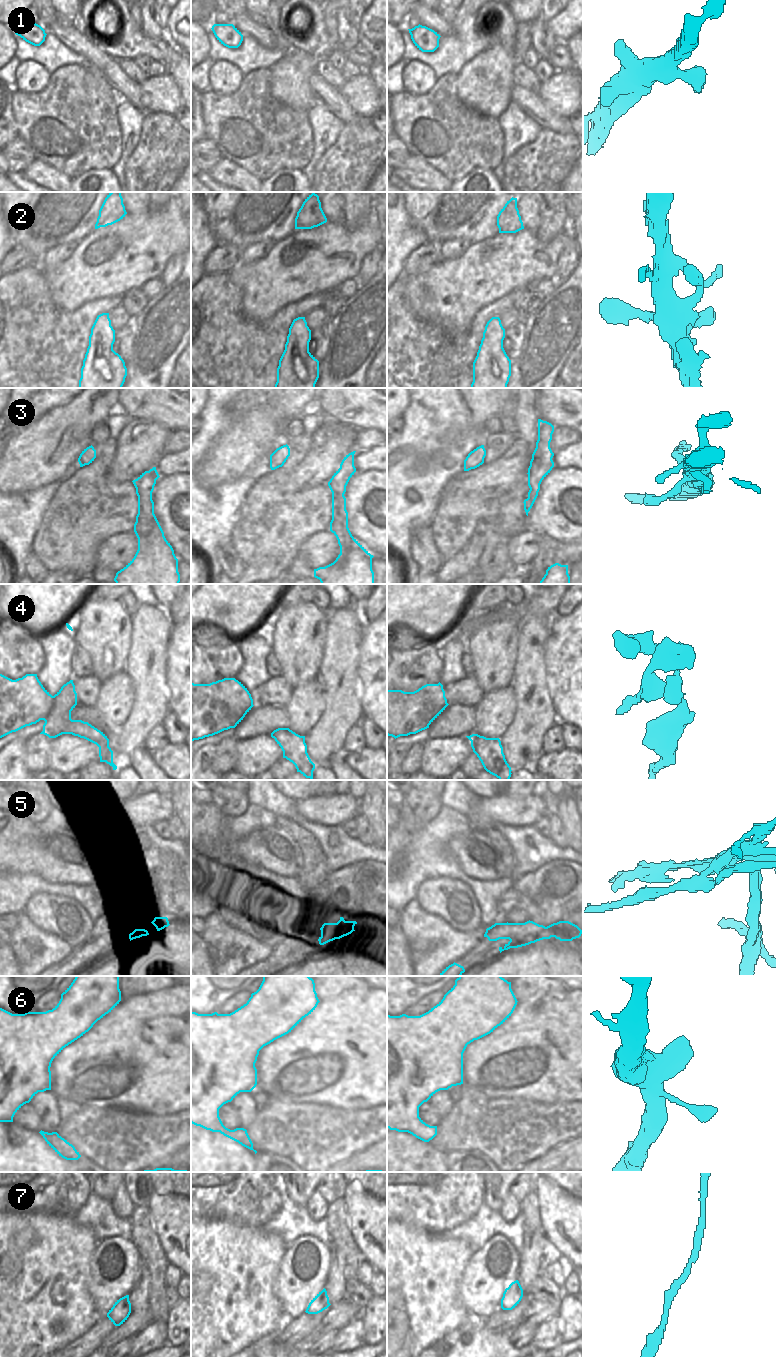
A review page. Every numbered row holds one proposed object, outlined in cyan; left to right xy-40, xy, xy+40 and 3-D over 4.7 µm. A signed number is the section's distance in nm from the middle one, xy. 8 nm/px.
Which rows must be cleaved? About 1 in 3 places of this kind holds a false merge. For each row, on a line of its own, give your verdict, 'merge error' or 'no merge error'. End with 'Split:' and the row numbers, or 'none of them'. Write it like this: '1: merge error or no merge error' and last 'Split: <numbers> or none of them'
1: no merge error
2: no merge error
3: no merge error
4: no merge error
5: merge error
6: no merge error
7: no merge error
Split: 5

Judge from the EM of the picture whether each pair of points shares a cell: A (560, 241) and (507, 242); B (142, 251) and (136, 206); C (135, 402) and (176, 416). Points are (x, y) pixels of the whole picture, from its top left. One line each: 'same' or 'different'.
A: same
B: different
C: same

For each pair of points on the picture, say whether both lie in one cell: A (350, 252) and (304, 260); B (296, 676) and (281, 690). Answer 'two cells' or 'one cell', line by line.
A: one cell
B: two cells

